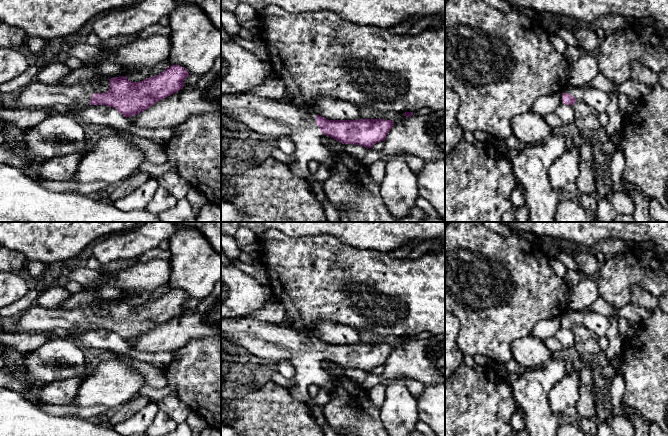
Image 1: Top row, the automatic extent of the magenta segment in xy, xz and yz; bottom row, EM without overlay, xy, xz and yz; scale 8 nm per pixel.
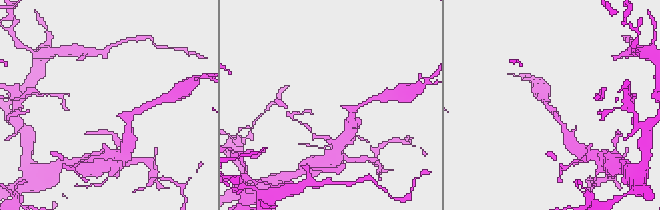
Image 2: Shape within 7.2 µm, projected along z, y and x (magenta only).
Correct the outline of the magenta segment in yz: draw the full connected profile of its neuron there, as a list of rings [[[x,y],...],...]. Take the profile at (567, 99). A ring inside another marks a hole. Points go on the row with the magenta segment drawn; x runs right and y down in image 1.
[[[568,87],[562,93],[562,103],[573,105],[576,101],[582,101],[593,107],[597,112],[606,111],[611,100],[608,93],[596,88]]]

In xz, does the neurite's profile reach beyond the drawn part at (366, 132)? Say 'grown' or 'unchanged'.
grown

